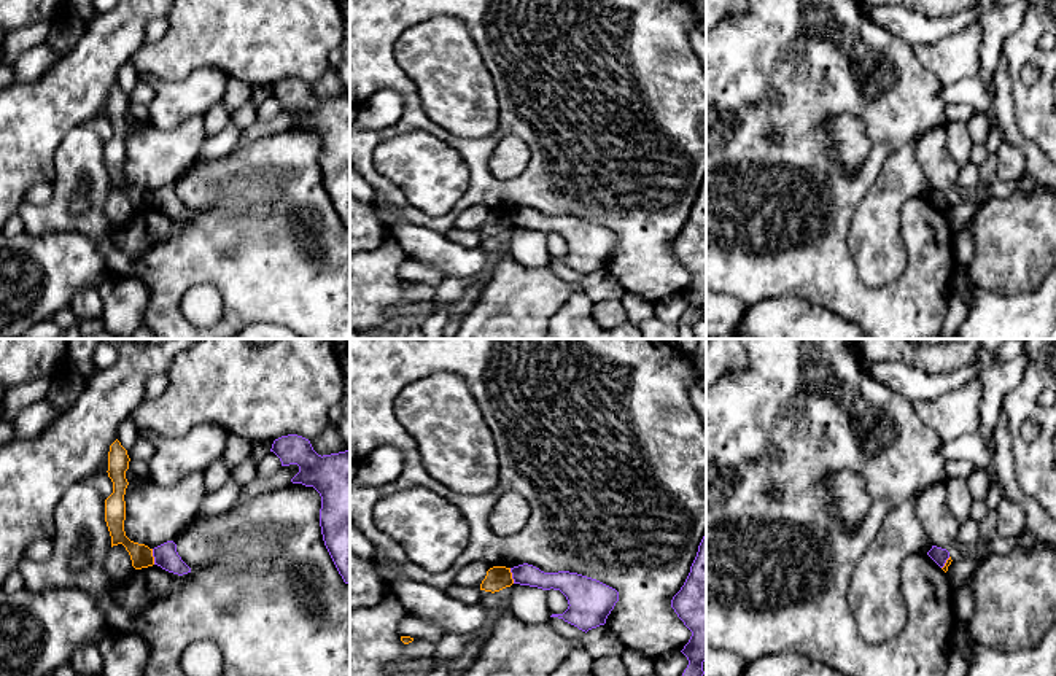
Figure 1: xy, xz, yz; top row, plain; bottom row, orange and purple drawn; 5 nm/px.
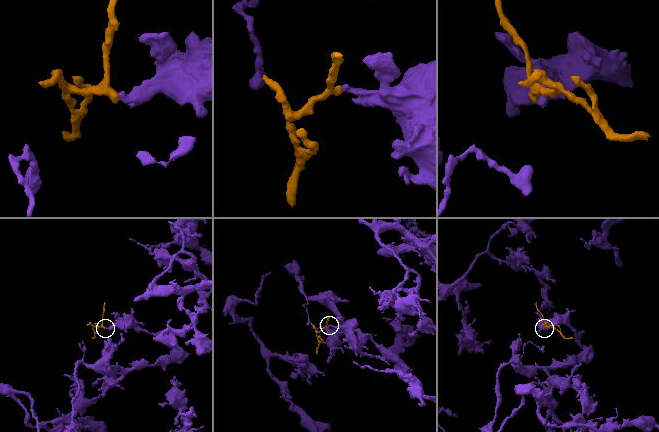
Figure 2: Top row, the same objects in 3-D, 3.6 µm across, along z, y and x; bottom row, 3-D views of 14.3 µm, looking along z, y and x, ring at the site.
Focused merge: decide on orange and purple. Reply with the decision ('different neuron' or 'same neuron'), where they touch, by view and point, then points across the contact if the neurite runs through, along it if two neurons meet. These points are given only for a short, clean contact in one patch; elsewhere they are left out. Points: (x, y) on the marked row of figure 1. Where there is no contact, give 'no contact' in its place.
different neuron; meets orange in xy at (153, 557); border along xy (151, 549), (155, 563)

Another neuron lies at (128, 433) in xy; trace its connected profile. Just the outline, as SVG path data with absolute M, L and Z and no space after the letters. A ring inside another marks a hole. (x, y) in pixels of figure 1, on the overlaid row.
M129 414L118 428L118 441L129 452L138 437L140 436L135 422L132 418L132 414Z

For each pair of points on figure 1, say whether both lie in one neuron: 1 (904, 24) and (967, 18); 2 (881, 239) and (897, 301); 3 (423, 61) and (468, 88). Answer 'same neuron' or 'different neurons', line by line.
1: same neuron
2: different neurons
3: same neuron

